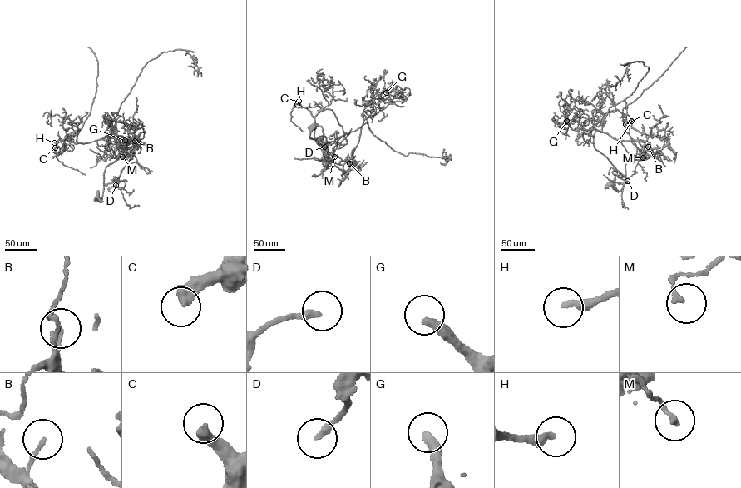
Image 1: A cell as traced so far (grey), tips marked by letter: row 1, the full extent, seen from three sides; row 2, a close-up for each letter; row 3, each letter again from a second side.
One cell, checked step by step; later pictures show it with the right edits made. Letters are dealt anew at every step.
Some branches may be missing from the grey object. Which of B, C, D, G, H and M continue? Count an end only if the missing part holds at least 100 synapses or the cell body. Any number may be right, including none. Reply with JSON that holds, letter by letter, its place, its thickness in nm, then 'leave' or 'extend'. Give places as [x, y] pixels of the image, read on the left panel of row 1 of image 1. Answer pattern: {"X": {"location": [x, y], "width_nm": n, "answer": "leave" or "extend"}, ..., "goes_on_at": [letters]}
{"B": {"location": [135, 141], "width_nm": 130, "answer": "leave"}, "C": {"location": [55, 147], "width_nm": 400, "answer": "extend"}, "D": {"location": [116, 185], "width_nm": 240, "answer": "leave"}, "G": {"location": [125, 140], "width_nm": 360, "answer": "extend"}, "H": {"location": [54, 142], "width_nm": 280, "answer": "extend"}, "M": {"location": [122, 156], "width_nm": 180, "answer": "leave"}, "goes_on_at": ["C", "G", "H"]}

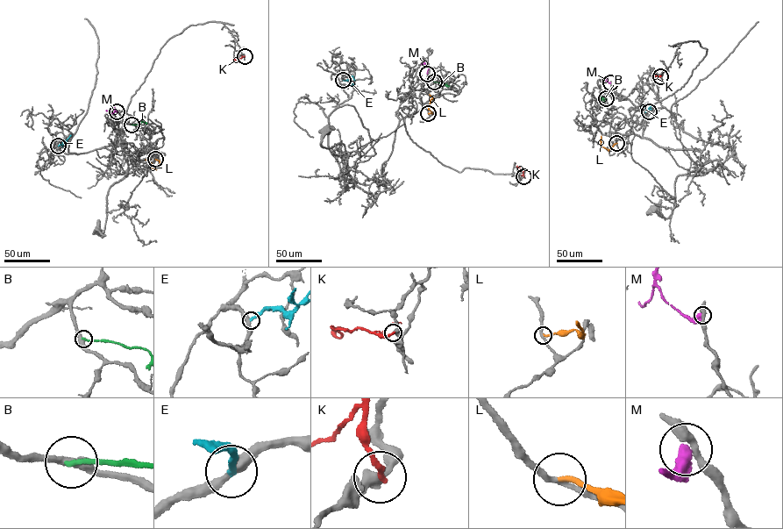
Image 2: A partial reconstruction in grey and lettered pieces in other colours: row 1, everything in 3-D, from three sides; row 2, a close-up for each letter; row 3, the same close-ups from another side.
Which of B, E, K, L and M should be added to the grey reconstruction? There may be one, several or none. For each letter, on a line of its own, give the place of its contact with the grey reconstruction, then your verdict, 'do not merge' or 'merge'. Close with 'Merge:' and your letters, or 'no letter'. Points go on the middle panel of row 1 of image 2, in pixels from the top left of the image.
B: (434, 82) | do not merge
E: (343, 80) | do not merge
K: (523, 176) | do not merge
L: (428, 113) | merge
M: (427, 74) | do not merge
Merge: L

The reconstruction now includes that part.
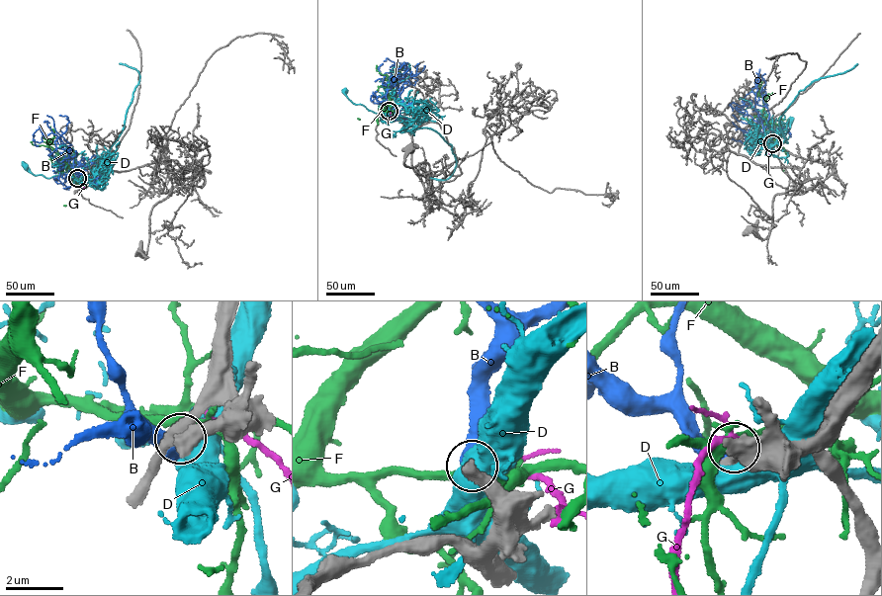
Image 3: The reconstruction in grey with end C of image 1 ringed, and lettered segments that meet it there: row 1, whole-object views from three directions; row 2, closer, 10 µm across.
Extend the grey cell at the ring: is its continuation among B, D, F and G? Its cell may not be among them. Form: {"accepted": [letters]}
{"accepted": ["B"]}

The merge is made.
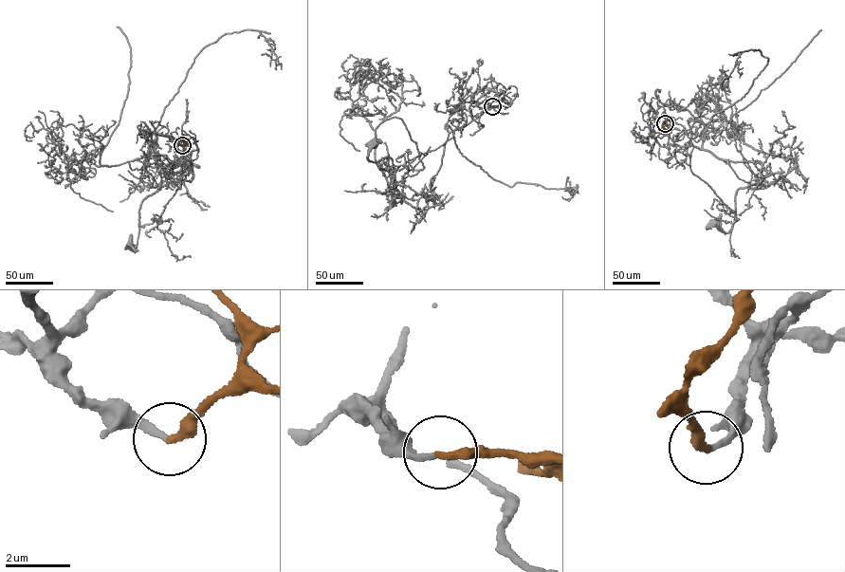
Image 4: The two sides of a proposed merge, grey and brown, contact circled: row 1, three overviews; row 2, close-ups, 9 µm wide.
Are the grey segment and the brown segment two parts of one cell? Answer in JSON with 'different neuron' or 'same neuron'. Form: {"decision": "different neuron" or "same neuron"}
{"decision": "same neuron"}

